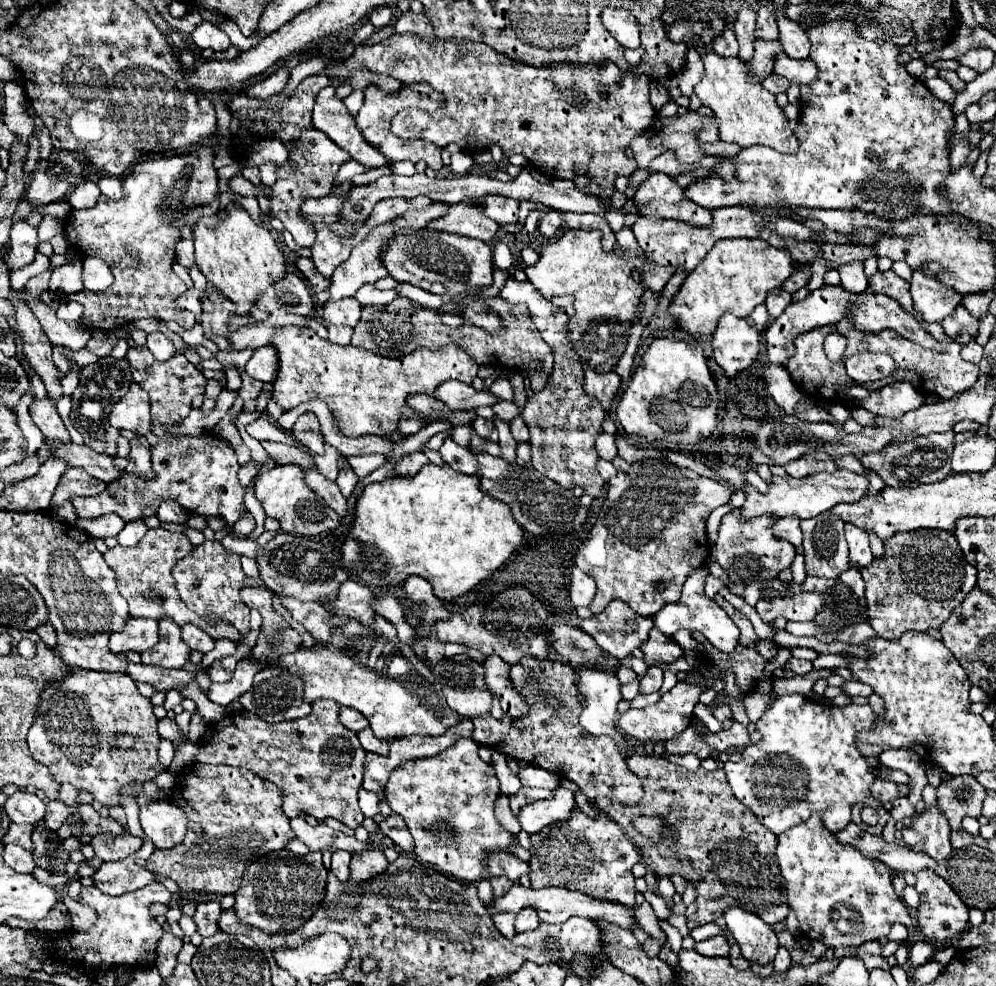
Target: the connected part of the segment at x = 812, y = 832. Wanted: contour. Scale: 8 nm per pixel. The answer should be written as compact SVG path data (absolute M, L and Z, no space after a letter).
M812 814L806 822L782 832L776 844L776 858L786 882L786 900L790 910L794 910L800 922L800 934L808 940L818 940L830 948L838 946L860 946L868 940L878 940L888 936L894 922L902 922L909 928L908 942L912 937L913 922L908 908L896 896L892 888L892 870L880 862L866 858L856 846L842 844L836 834L832 834L820 814Z

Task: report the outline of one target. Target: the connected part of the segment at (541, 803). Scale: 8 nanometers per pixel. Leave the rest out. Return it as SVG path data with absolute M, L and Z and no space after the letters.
M556 788L554 798L538 800L524 806L518 814L518 822L524 832L536 834L550 824L568 822L572 818L574 808L576 808L576 800L572 792L566 788Z

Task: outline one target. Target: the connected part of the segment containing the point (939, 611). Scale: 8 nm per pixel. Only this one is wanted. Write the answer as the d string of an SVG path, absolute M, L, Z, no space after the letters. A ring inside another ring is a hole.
M912 530L892 534L884 542L884 550L882 558L874 558L872 564L860 568L866 582L870 626L884 640L898 640L910 630L940 628L976 586L978 570L966 562L952 532Z

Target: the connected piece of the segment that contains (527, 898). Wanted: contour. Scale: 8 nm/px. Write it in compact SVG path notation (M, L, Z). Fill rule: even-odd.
M514 884L510 888L510 892L502 898L496 898L494 904L488 908L490 914L494 912L520 912L520 908L524 906L532 906L538 910L538 916L542 922L566 922L572 916L584 916L584 918L594 918L594 920L606 920L610 924L616 924L624 930L632 930L634 926L638 926L638 920L634 918L634 908L628 908L620 902L608 902L608 900L596 900L588 894L580 894L576 890L568 890L568 888L542 888L542 890L534 890L534 888L524 888L520 884Z

